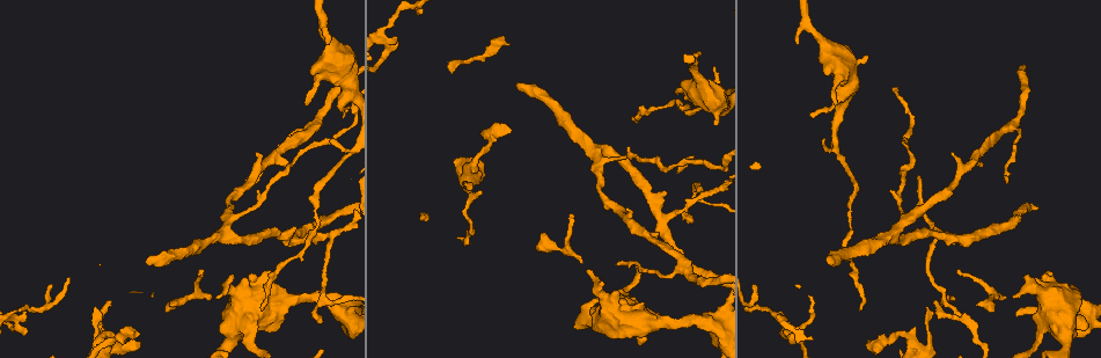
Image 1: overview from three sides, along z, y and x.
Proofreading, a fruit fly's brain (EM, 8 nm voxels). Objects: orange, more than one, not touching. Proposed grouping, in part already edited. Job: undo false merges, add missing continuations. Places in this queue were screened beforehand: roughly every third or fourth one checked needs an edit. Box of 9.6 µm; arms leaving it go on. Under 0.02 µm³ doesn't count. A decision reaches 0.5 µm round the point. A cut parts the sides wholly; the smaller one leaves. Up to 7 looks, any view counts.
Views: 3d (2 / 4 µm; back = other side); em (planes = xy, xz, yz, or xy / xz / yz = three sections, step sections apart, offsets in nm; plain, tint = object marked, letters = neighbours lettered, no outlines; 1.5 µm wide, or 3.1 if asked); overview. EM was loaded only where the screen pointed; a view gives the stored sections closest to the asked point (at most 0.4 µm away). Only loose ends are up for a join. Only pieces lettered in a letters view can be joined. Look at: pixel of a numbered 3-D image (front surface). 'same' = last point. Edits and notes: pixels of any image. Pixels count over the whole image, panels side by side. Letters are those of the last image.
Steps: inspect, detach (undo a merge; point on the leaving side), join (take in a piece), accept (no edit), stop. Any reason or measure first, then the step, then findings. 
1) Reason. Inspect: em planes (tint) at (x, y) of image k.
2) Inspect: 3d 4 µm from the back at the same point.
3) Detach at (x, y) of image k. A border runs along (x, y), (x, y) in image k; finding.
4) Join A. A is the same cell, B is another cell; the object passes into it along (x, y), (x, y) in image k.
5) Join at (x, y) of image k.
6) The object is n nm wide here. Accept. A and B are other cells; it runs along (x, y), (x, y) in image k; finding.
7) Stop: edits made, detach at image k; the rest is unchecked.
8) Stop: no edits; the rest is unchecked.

Thin end. Inspect: 3d 2 µm at (568, 213) of image 1.

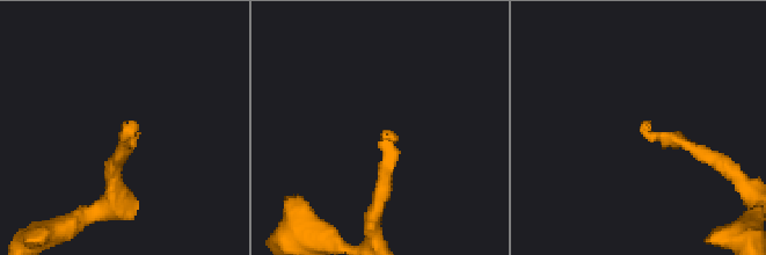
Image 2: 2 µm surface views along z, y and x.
Inspect: em yz step 4 (tint) at (123, 124) of image 2.

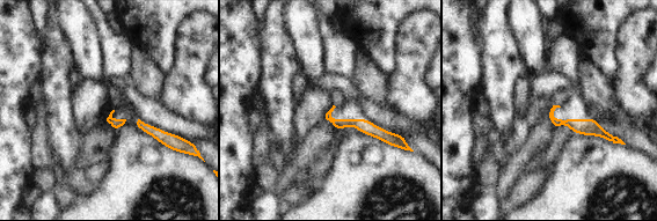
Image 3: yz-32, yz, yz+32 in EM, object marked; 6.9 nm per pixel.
Inspect: em planes (letters) at the same point.

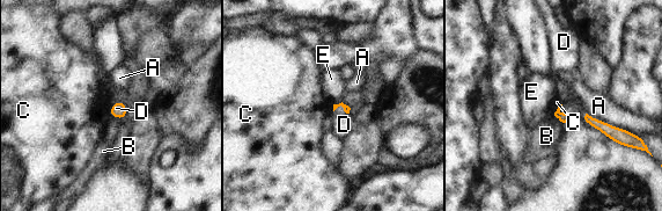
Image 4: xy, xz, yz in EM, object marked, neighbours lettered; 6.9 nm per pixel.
Join at (567, 108) of image 4. D is the same cell, A, B, C and E are other cells; the neuron continues.

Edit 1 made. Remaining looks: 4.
Arms part here. Inspect: em planes (tint) at (701, 195) of image 1.

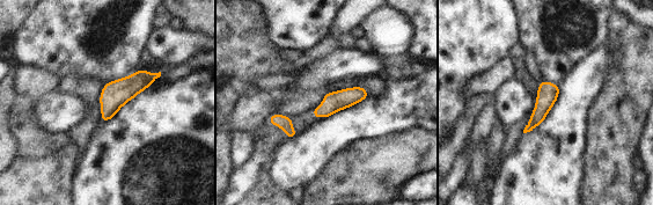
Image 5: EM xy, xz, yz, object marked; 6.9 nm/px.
See the neighbours. Inspect: em planes (letters) at the same point.

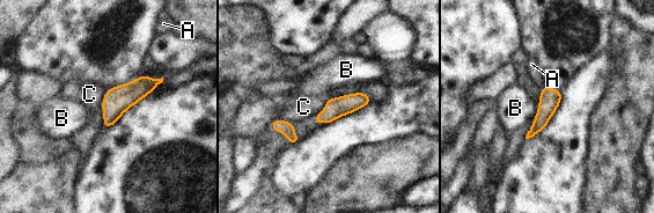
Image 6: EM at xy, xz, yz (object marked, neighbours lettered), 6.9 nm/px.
The longest contact is with C, 140 nm. Accept. A, B and C are other cells; a border runs along (108, 89), (101, 108) in image 6; one neuron here.

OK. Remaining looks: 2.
Free end. Inspect: 3d 4 µm at (950, 153) of image 1.

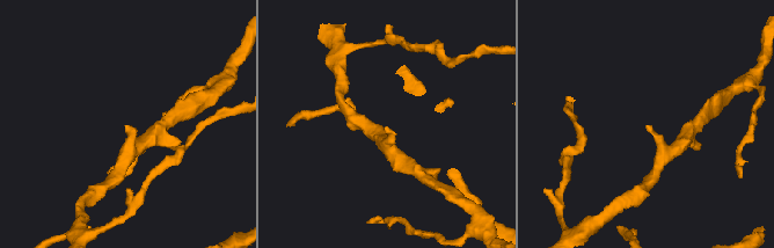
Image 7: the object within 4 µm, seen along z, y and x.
Inspect: em planes (letters) at (386, 131) of image 7.

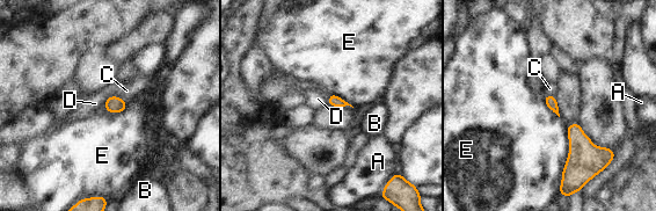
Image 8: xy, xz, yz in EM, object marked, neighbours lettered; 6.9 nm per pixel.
The longest contact is with E, 400 nm. Accept. A, B, C, D and E are other cells; a border runs along (109, 96), (103, 109) in image 8; no lettered piece goes on from it.

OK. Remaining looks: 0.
Stop: edits made, join at image 4; the rest is unchecked.

